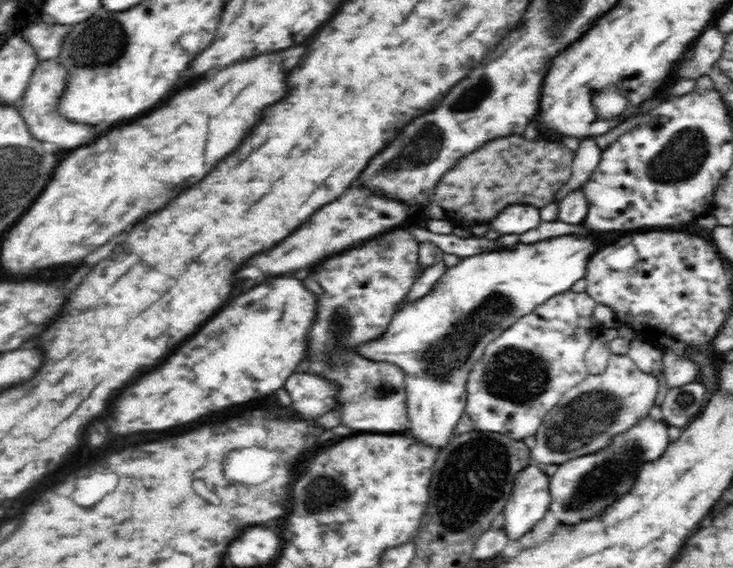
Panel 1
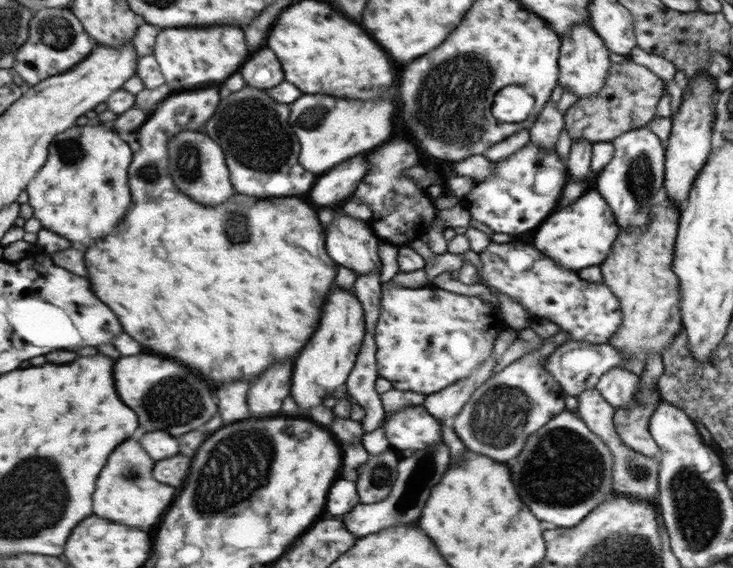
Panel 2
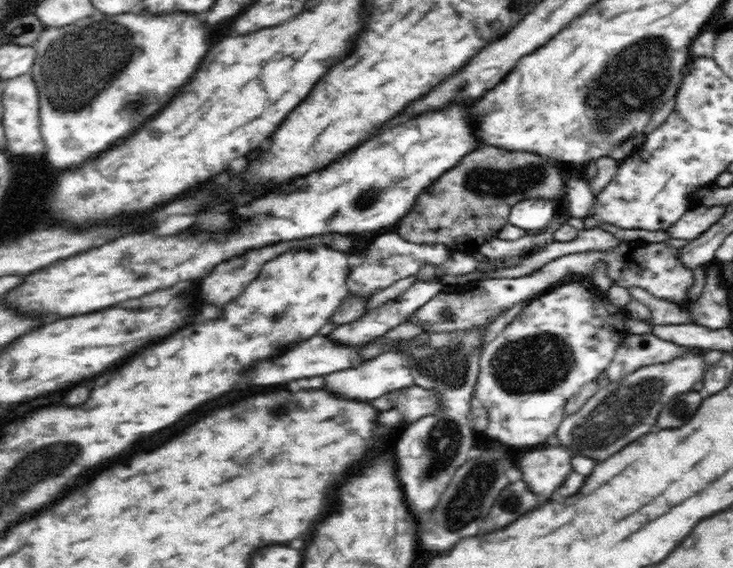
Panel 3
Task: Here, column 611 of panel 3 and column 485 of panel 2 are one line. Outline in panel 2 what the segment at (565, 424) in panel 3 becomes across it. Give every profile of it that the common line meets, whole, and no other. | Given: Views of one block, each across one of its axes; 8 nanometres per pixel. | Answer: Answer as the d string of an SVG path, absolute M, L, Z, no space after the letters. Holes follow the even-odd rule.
M550 337L545 340L546 343L534 354L525 354L502 370L496 370L496 374L476 388L470 400L450 420L468 450L506 462L519 456L528 438L537 430L548 426L558 414L566 412L564 388L542 366L542 359L550 356L558 346Z

